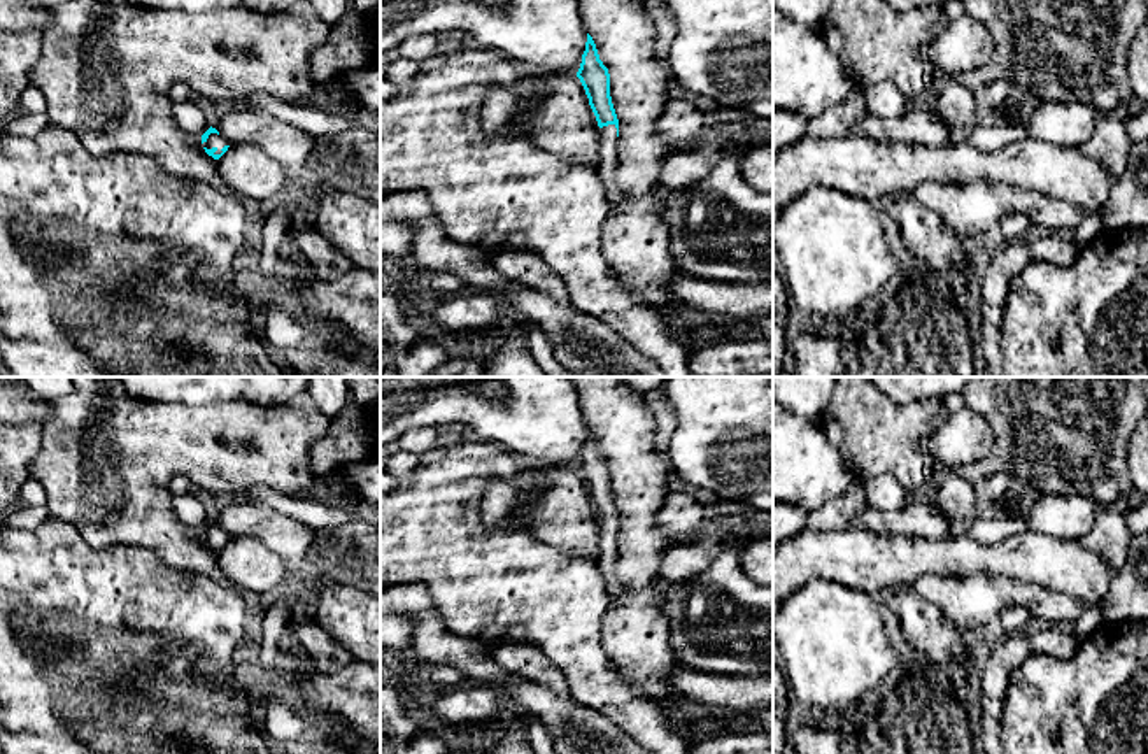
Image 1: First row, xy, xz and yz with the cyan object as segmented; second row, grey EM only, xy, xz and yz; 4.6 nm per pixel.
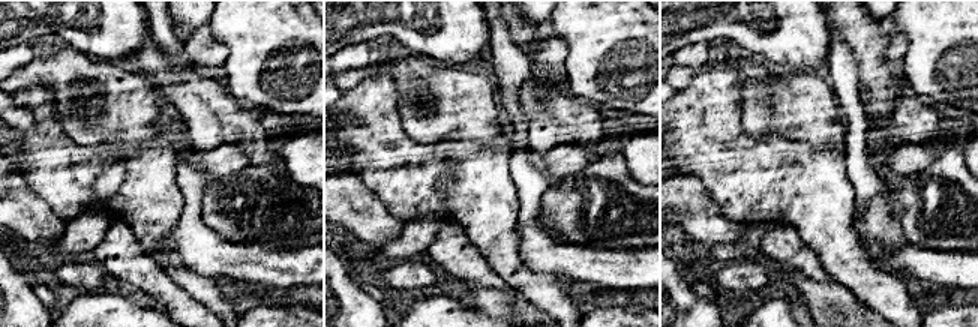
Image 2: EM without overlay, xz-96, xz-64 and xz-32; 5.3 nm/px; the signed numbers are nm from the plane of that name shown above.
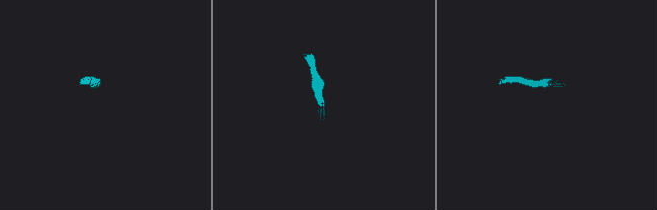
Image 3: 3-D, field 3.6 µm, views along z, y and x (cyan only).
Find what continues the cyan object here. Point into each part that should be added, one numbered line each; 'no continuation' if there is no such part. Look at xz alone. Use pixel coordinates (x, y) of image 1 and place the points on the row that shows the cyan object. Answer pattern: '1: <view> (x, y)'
1: xz (605, 169)

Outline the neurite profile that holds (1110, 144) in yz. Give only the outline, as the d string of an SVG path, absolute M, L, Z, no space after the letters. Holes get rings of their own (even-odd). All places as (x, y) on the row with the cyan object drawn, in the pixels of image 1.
M1097 114L1092 137L1078 149L1092 161L1104 167L1111 181L1118 181L1134 142L1123 121L1113 114Z

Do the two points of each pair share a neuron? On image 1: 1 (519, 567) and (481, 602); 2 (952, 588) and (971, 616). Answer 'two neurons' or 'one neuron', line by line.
1: one neuron
2: one neuron

